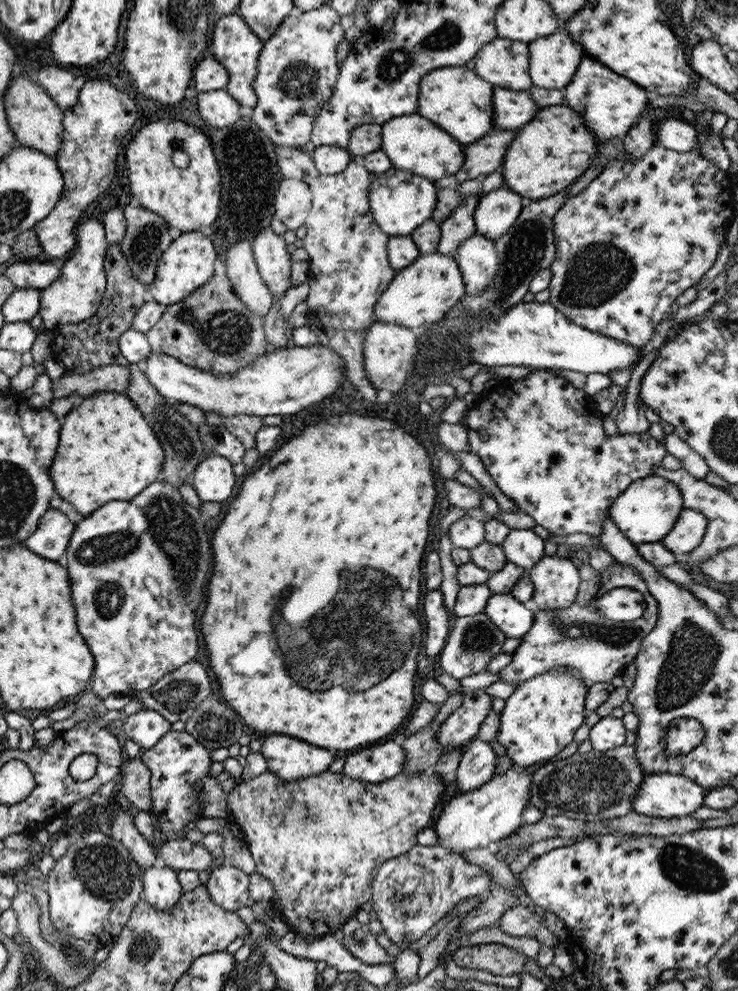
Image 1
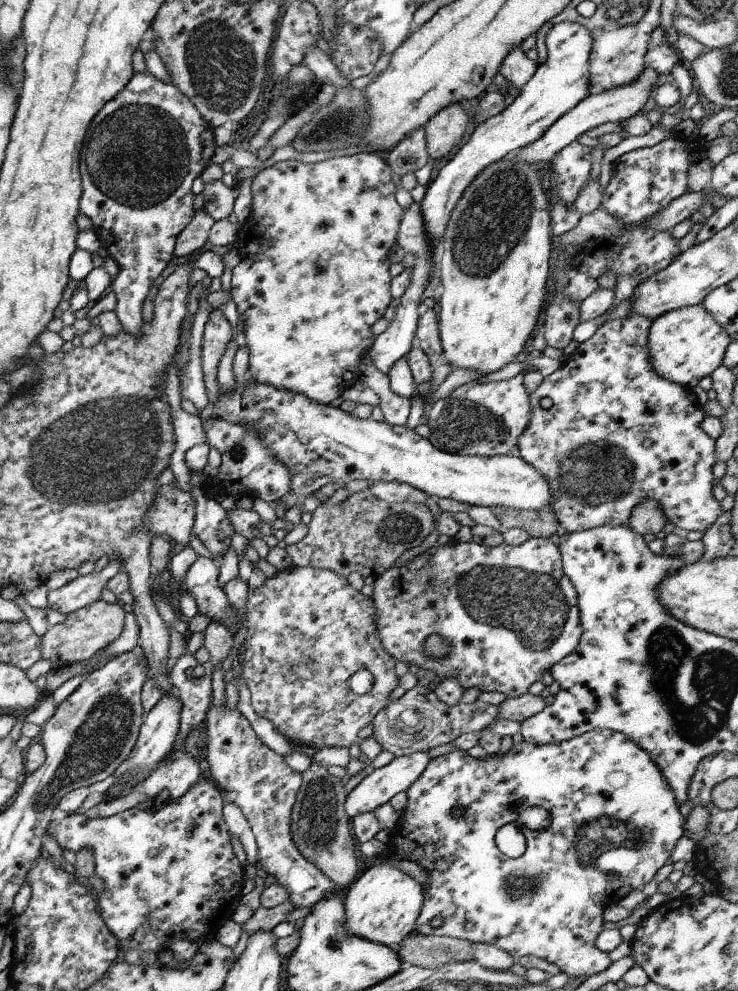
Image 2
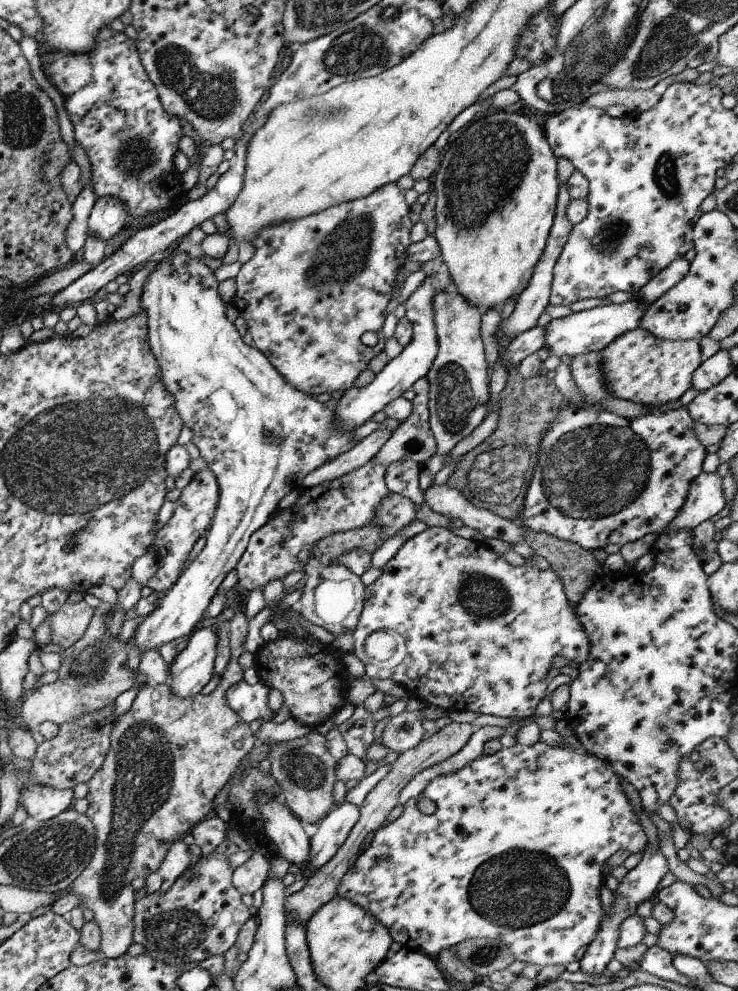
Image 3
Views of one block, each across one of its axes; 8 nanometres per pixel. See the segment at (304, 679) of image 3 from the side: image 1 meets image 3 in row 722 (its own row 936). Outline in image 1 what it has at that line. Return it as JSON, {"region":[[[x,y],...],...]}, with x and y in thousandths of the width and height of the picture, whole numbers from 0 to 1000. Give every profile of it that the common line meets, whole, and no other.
{"region":[[[362,776],[352,783],[337,787],[322,787],[316,799],[306,802],[309,809],[309,826],[320,831],[320,836],[327,838],[329,848],[347,869],[346,880],[359,884],[370,892],[370,898],[363,902],[362,908],[369,908],[370,916],[393,938],[401,939],[404,943],[413,948],[430,948],[440,942],[451,942],[466,932],[470,927],[484,922],[491,911],[503,907],[505,888],[515,878],[515,875],[530,866],[542,864],[553,860],[565,853],[565,842],[589,826],[592,812],[600,812],[610,804],[606,803],[606,793],[599,784],[589,779],[579,777],[575,780],[561,779],[556,782],[547,780],[538,781],[534,785],[515,788],[514,790],[499,790],[491,787],[480,787],[463,780],[450,780],[439,777],[434,781],[411,785],[409,787],[382,787],[371,779]]]}

